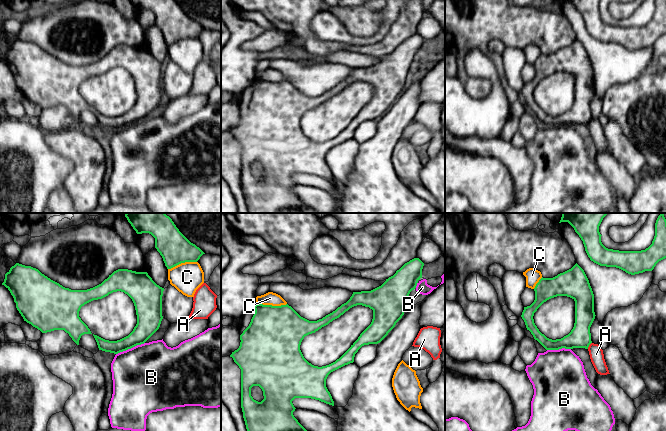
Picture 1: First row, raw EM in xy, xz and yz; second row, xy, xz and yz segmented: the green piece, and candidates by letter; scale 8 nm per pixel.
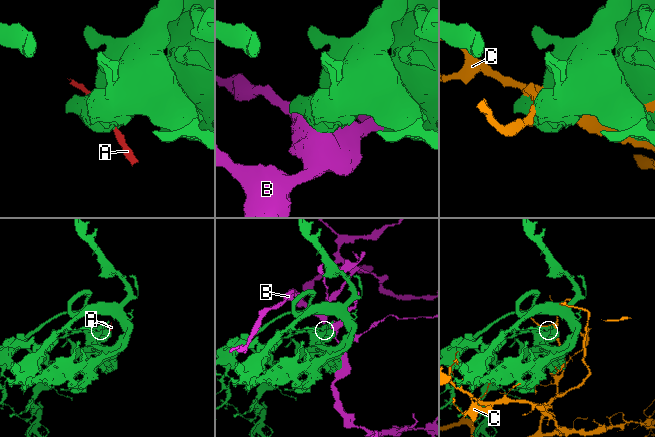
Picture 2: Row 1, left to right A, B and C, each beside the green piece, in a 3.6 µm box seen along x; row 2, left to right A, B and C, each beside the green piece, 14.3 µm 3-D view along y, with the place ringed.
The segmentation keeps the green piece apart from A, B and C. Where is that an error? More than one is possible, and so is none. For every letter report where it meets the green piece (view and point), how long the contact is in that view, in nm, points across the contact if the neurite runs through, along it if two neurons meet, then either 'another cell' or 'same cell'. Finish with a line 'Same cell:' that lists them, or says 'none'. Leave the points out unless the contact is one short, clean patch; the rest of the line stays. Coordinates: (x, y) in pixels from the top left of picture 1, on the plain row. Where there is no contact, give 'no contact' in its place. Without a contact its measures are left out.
A: yz (589, 120) | 70 nm | along yz (591, 118), (587, 124) | another cell
B: xy (130, 124) | 260 nm | another cell
C: xz (271, 81) | 240 nm | another cell
Same cell: none

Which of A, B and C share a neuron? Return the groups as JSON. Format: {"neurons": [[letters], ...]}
{"neurons": [["A"], ["B"], ["C"]]}

